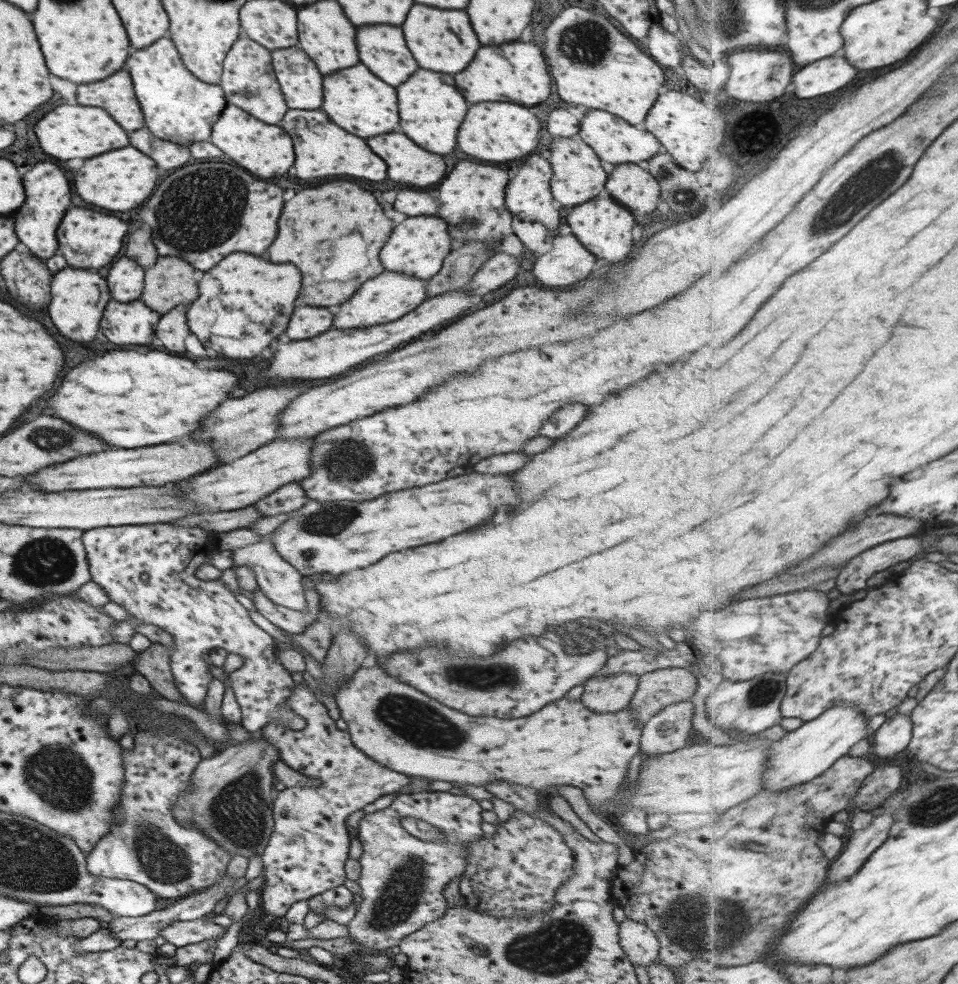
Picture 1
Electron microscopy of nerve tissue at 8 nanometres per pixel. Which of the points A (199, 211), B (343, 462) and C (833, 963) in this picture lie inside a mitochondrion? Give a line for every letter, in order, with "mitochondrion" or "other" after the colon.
A: mitochondrion
B: mitochondrion
C: other

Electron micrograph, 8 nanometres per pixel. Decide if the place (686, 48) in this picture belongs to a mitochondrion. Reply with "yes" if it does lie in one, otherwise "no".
no

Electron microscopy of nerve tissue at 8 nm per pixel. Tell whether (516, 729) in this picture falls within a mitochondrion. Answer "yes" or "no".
no

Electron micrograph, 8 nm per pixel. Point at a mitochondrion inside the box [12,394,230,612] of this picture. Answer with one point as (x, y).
(47, 438)

